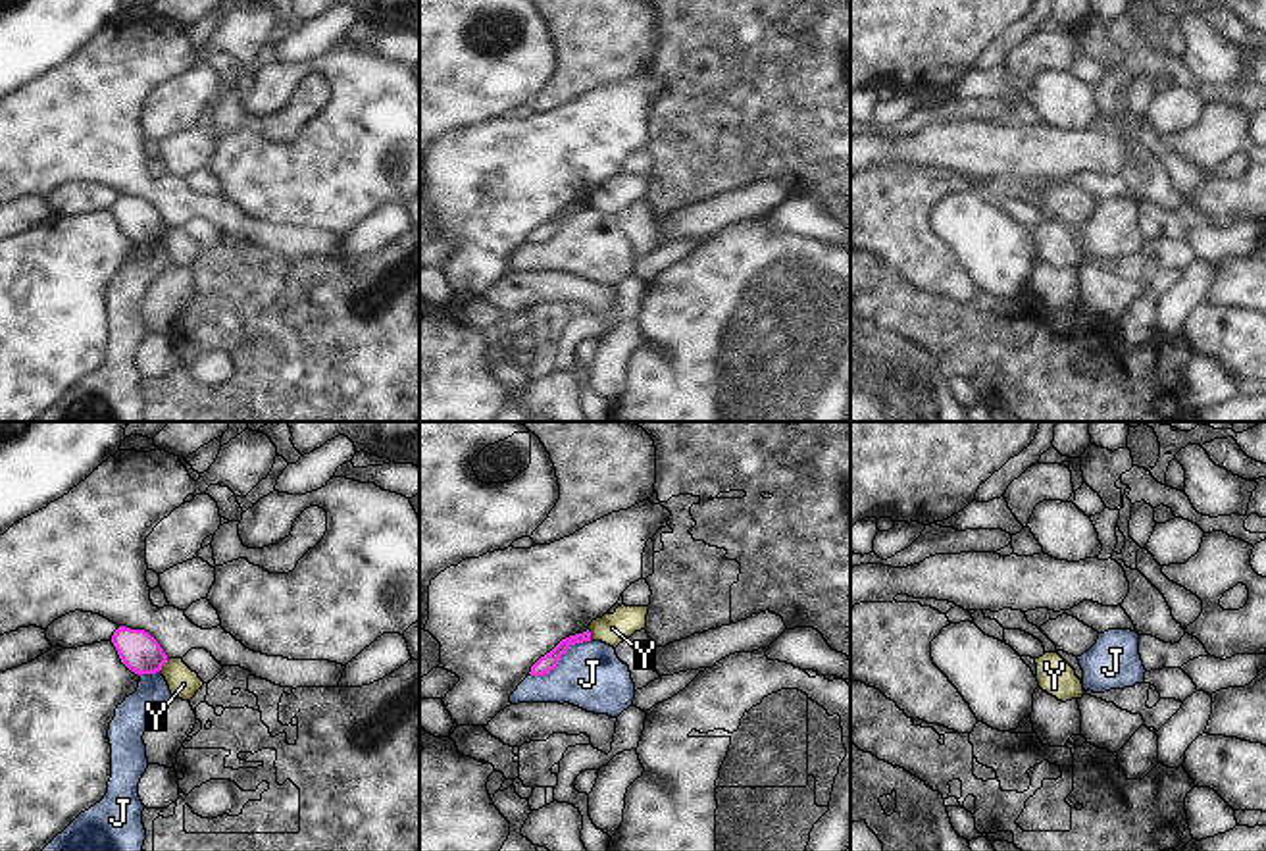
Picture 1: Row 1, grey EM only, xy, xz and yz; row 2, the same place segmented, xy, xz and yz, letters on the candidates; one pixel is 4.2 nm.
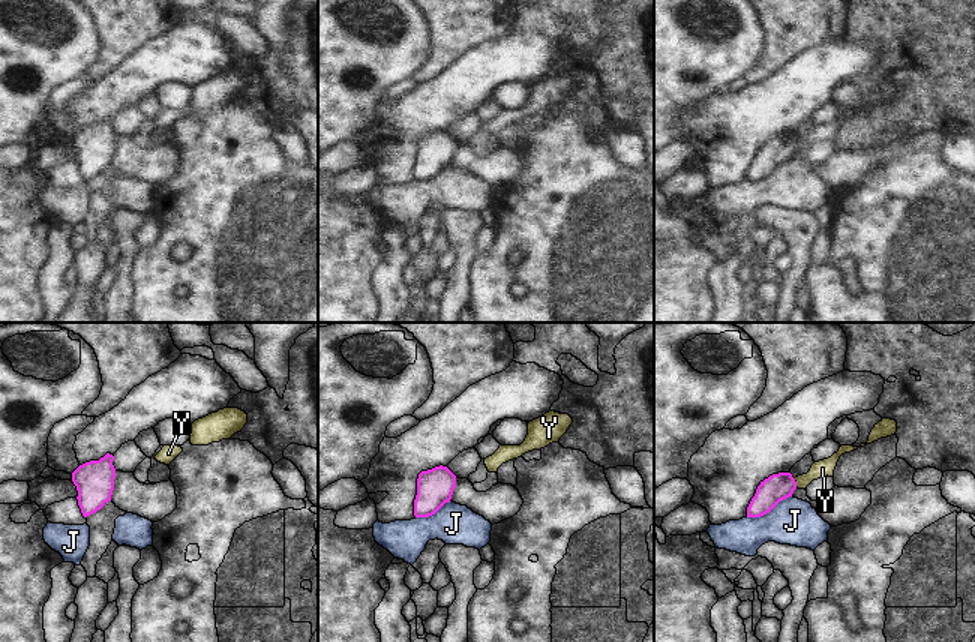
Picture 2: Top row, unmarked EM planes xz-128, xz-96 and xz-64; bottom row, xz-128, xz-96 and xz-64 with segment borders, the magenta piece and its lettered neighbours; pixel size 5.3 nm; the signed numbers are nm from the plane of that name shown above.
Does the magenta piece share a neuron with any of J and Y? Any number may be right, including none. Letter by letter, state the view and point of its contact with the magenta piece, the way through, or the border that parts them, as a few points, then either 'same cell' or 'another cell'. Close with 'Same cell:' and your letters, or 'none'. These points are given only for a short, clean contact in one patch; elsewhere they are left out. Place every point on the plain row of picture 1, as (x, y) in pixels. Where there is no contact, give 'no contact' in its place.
J: xz (558, 228) | along xz (591, 208), (574, 212), (547, 241), (530, 243) | another cell
Y: xy (164, 232) | along xy (168, 228), (160, 237) | another cell
Same cell: none

